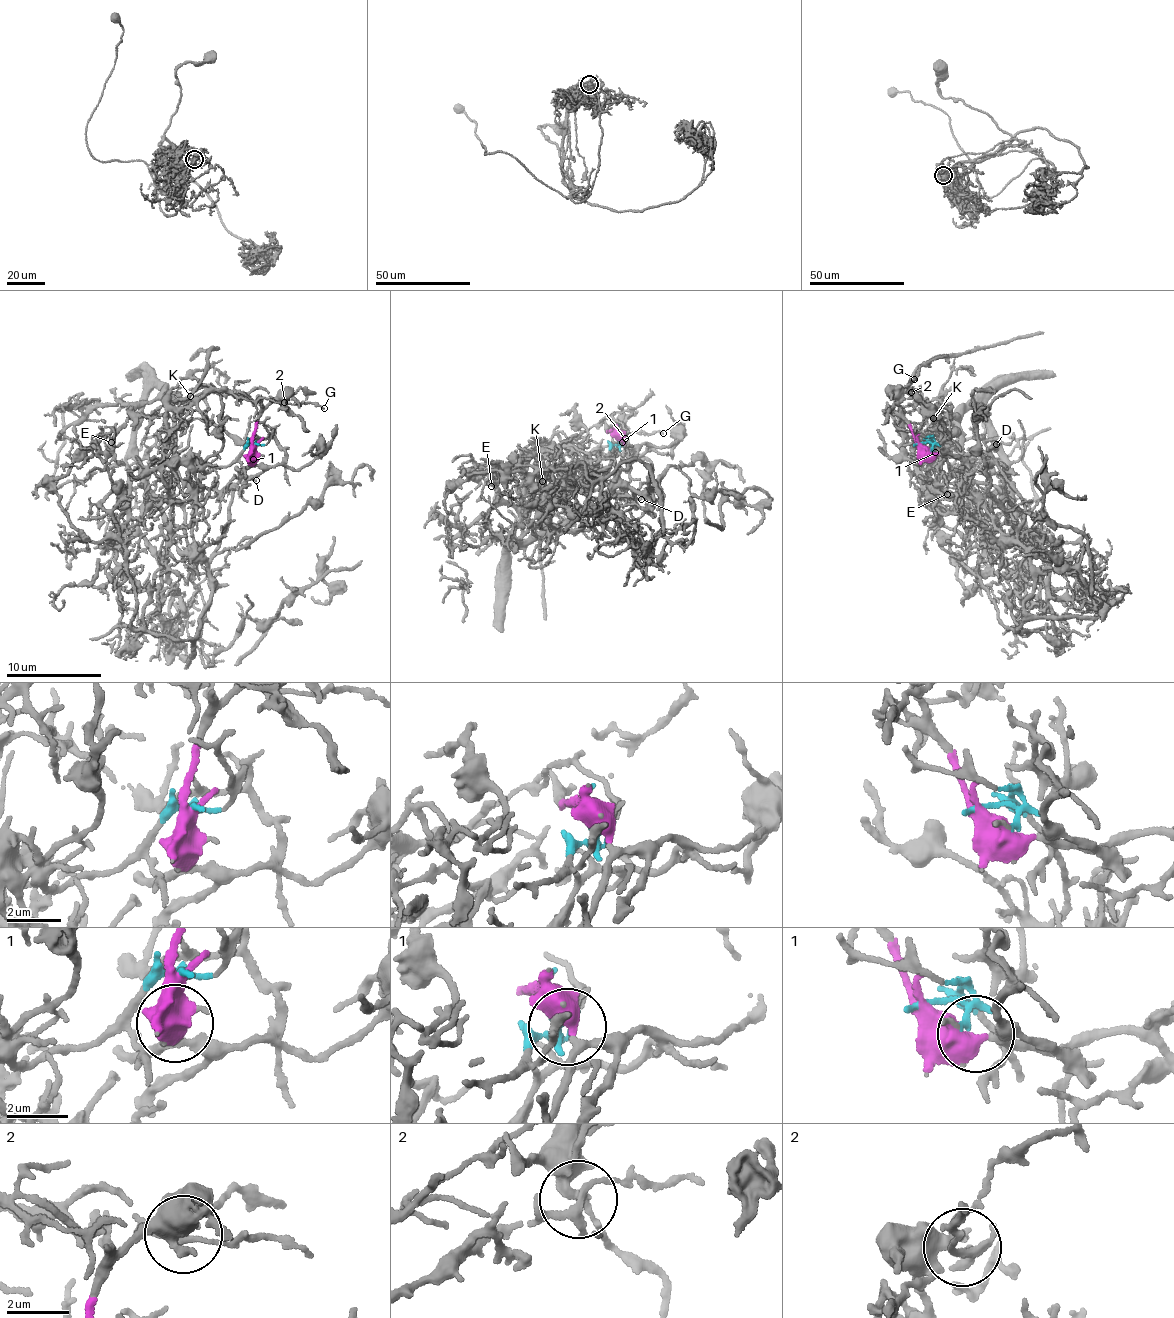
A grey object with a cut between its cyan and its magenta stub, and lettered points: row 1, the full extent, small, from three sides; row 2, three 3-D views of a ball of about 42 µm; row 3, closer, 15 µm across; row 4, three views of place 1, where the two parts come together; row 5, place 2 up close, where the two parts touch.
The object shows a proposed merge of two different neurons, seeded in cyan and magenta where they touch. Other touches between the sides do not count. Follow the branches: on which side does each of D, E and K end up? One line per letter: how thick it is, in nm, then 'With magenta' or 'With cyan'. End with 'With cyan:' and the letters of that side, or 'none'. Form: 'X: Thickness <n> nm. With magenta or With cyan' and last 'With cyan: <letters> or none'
D: Thickness 150 nm. With magenta
E: Thickness 170 nm. With cyan
K: Thickness 160 nm. With cyan
With cyan: E, K

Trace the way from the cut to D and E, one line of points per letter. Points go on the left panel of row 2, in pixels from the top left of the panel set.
D: (256, 443), (253, 463), (236, 470), (244, 478), (256, 481)
E: (256, 443), (245, 447), (214, 426), (207, 402), (197, 397), (147, 401), (110, 435), (110, 442)

